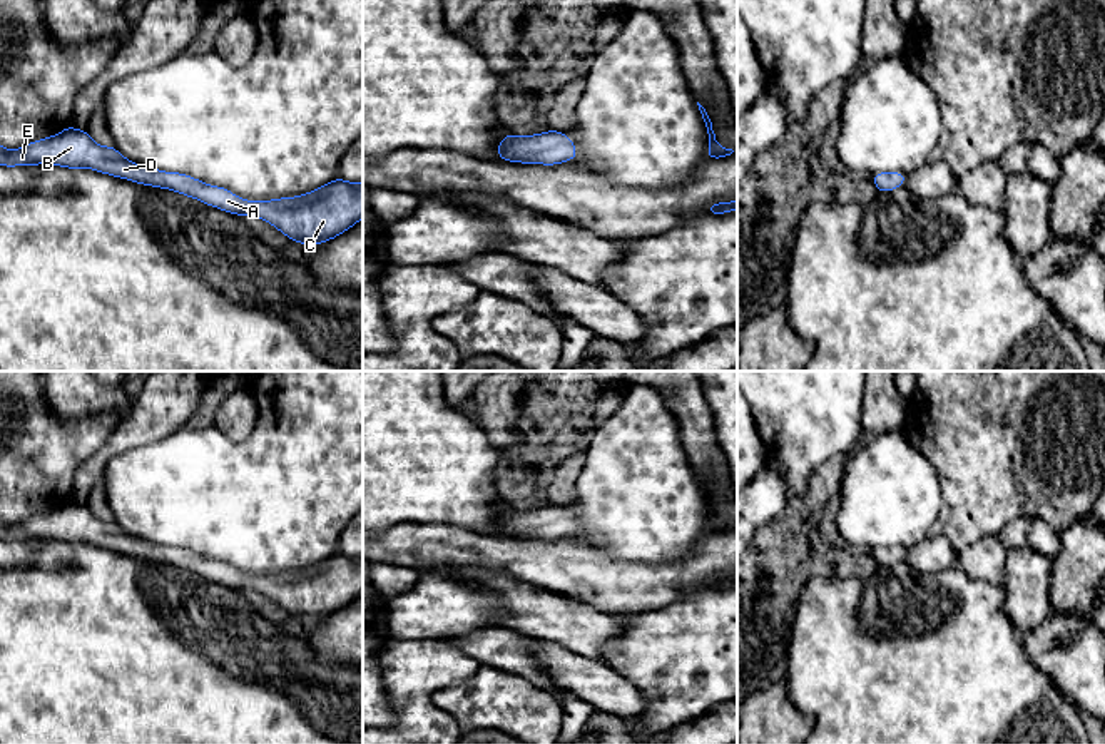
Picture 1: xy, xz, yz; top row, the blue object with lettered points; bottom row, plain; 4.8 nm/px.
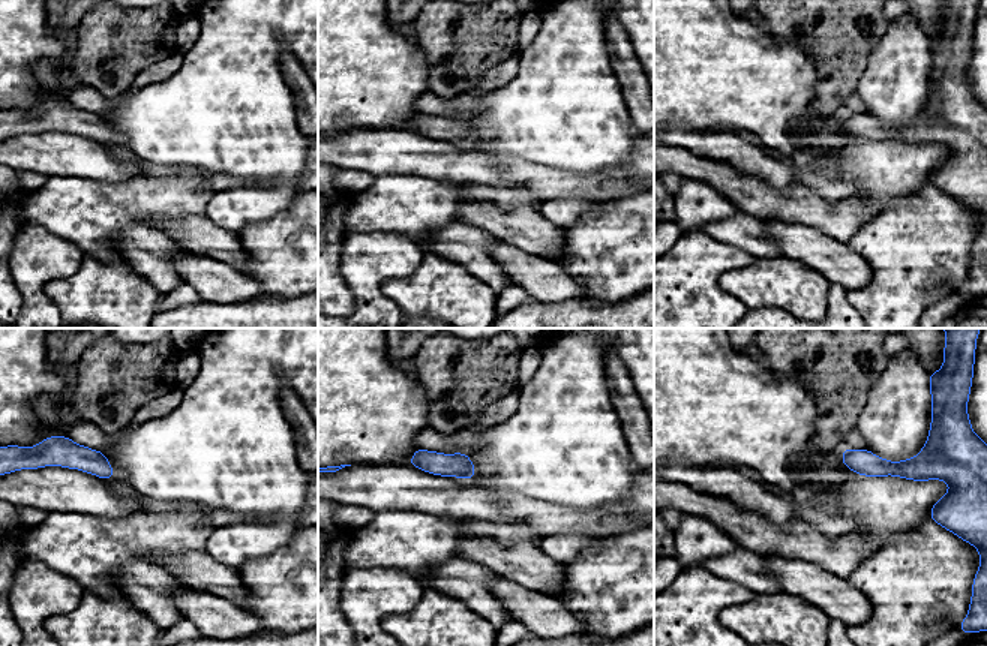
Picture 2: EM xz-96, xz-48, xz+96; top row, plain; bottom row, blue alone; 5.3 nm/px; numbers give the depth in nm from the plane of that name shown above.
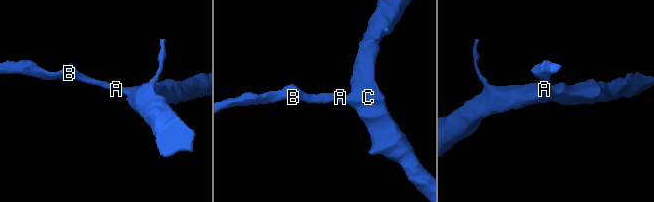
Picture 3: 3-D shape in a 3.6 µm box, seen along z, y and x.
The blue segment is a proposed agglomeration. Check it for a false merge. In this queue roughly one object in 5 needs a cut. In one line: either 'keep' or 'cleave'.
keep

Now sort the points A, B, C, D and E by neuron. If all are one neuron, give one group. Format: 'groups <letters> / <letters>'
groups A B C D E

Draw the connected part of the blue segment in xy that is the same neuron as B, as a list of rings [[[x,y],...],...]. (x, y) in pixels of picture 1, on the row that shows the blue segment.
[[[70,125],[18,149],[0,145],[0,166],[3,167],[40,164],[92,169],[140,186],[171,189],[234,216],[254,216],[269,222],[288,239],[308,247],[341,236],[363,219],[363,182],[339,177],[301,196],[247,201],[226,187],[211,186],[182,172],[135,164],[114,145],[104,147],[87,130]]]

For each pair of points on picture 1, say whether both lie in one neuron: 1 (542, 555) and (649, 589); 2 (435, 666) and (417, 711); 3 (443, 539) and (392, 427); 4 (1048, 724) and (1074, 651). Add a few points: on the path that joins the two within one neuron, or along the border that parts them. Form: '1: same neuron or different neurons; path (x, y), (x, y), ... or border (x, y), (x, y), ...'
1: same neuron; path (569, 567), (614, 587), (622, 587)
2: same neuron; path (423, 677), (417, 684), (417, 699)
3: different neurons; border (397, 522), (445, 520), (473, 530)
4: different neurons; border (1033, 662), (1077, 709)

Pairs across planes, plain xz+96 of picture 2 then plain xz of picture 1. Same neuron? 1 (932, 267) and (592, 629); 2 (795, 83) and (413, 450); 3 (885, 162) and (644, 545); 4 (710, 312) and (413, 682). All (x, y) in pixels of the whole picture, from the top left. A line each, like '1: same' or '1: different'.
1: different
2: same
3: different
4: same

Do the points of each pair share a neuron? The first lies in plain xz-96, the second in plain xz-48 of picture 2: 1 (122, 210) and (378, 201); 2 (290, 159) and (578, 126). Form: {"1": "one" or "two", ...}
{"1": "one", "2": "one"}

